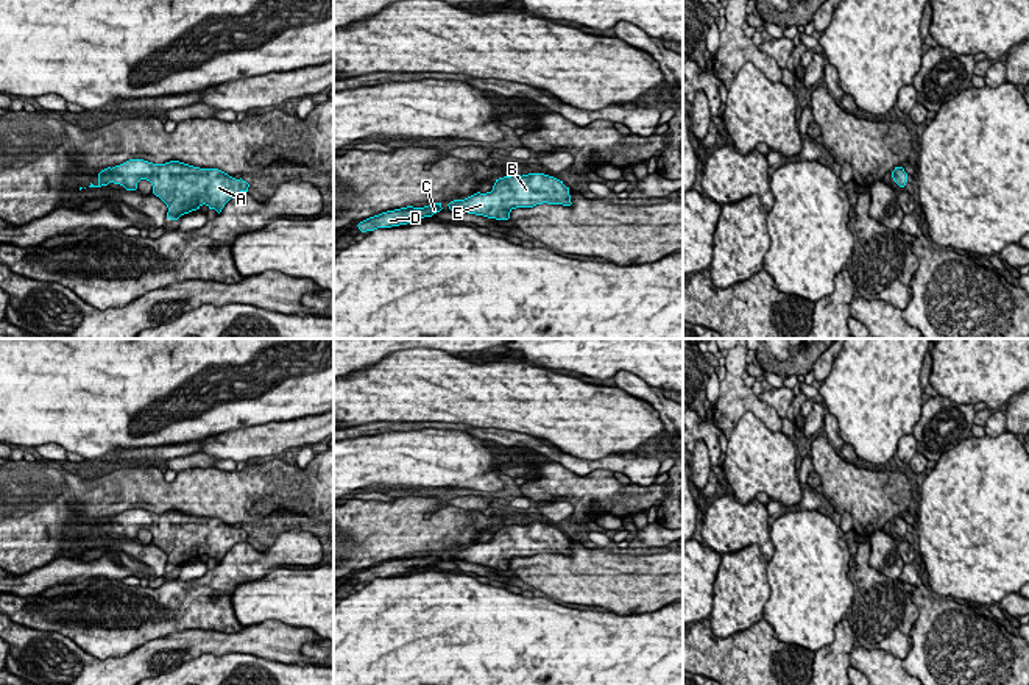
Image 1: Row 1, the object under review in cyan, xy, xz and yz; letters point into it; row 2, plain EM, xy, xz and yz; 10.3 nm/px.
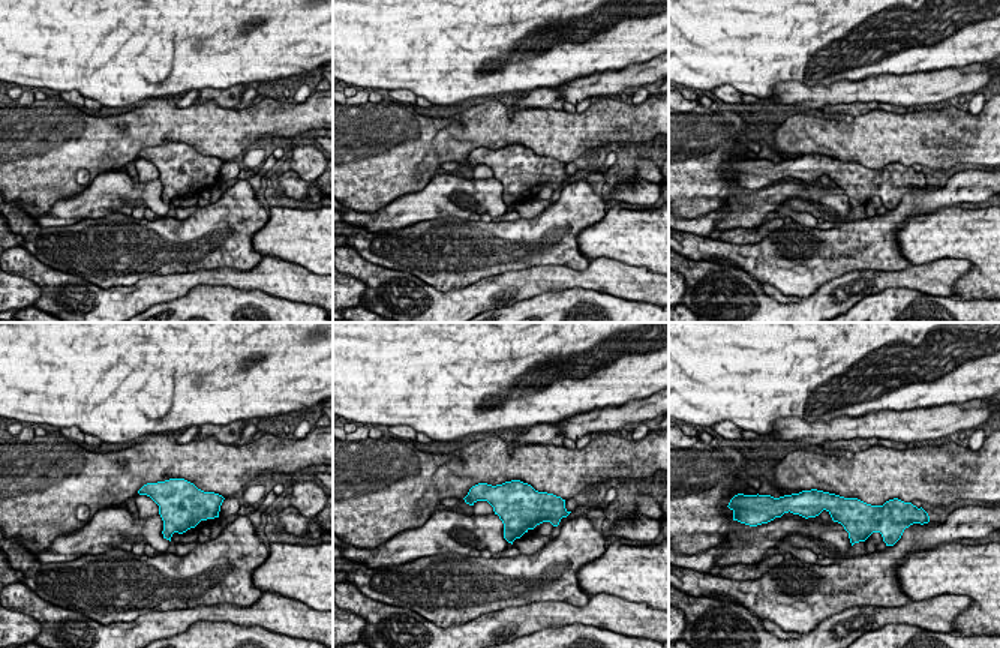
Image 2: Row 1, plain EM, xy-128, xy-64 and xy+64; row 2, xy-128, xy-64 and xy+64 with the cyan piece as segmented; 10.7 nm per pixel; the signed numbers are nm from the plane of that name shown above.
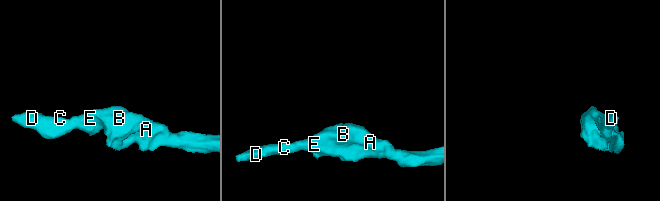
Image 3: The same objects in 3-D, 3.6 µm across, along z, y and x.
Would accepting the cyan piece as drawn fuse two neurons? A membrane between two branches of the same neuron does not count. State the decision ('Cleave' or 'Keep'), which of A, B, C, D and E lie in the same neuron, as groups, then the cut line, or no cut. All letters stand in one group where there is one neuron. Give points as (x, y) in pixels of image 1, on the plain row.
Keep. Groups: A B C D E. No split

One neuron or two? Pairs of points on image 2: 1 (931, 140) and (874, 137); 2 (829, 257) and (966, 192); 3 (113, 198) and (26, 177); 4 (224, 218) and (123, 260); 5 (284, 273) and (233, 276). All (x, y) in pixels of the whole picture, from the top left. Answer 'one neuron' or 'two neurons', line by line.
1: one neuron
2: one neuron
3: two neurons
4: one neuron
5: one neuron

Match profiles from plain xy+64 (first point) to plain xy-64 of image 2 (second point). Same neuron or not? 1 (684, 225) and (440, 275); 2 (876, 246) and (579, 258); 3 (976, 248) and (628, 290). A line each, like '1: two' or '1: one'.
1: two
2: one
3: two

